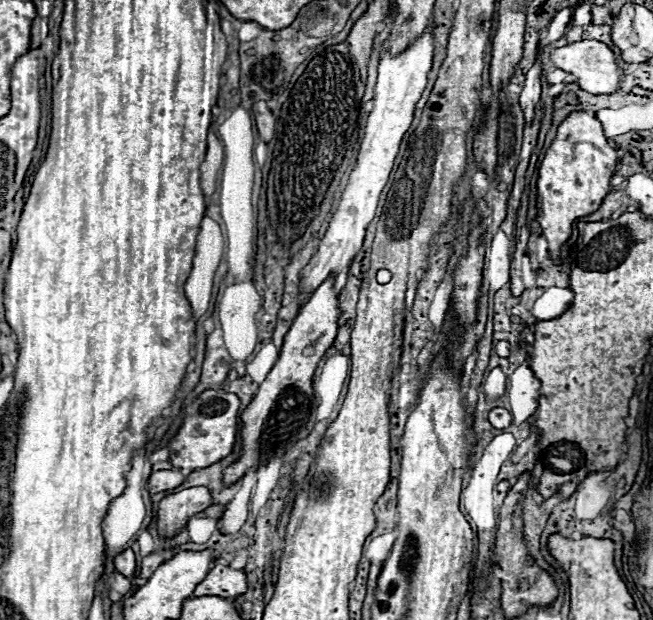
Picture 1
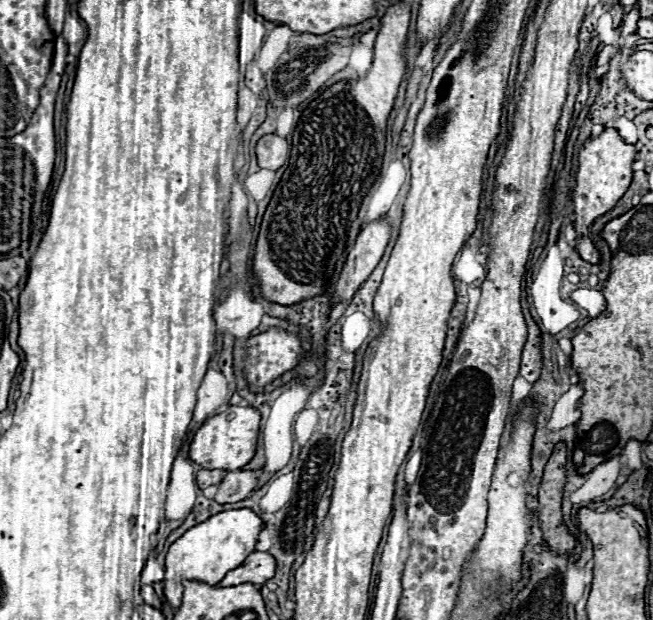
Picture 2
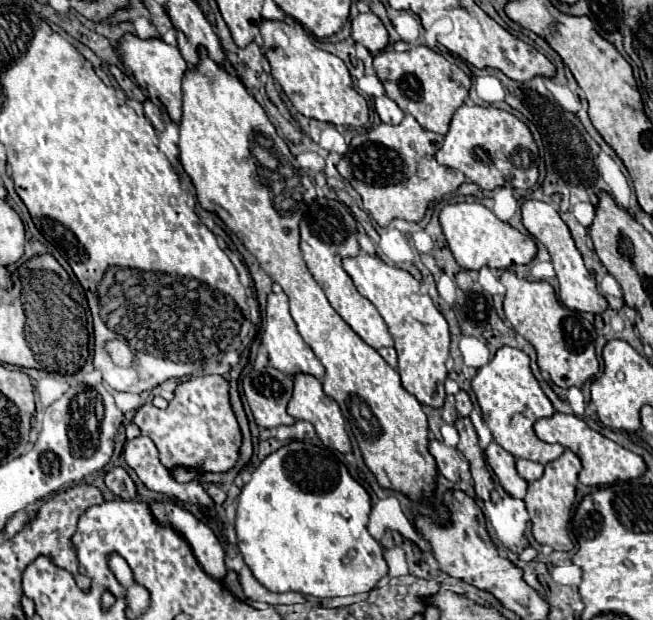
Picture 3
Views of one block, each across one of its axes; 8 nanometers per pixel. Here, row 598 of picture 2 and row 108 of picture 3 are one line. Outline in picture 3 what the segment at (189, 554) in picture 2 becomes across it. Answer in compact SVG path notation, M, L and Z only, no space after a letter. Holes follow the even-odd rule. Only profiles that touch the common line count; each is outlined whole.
M124 34L118 40L116 52L120 56L120 62L126 68L126 74L148 94L158 96L158 100L166 106L170 118L178 122L182 116L182 74L186 72L186 60L182 58L178 48L172 48L164 44L160 38L148 38L142 40L134 34Z

